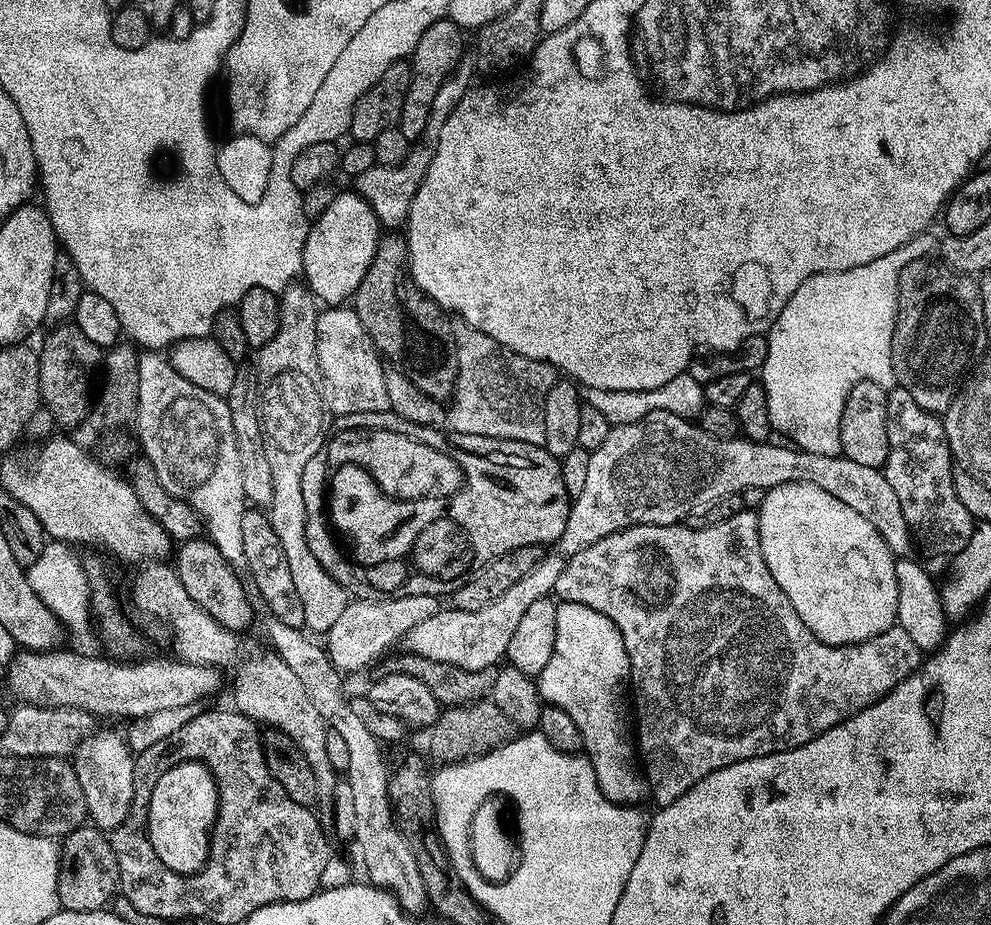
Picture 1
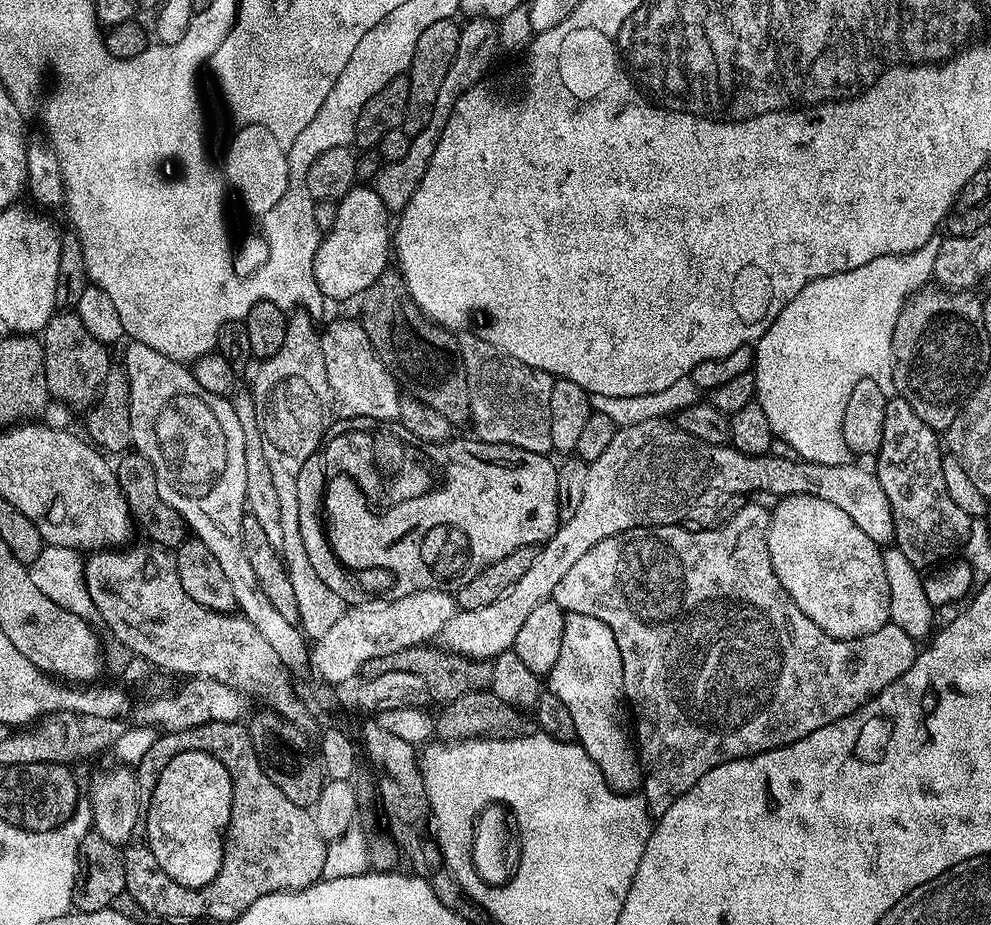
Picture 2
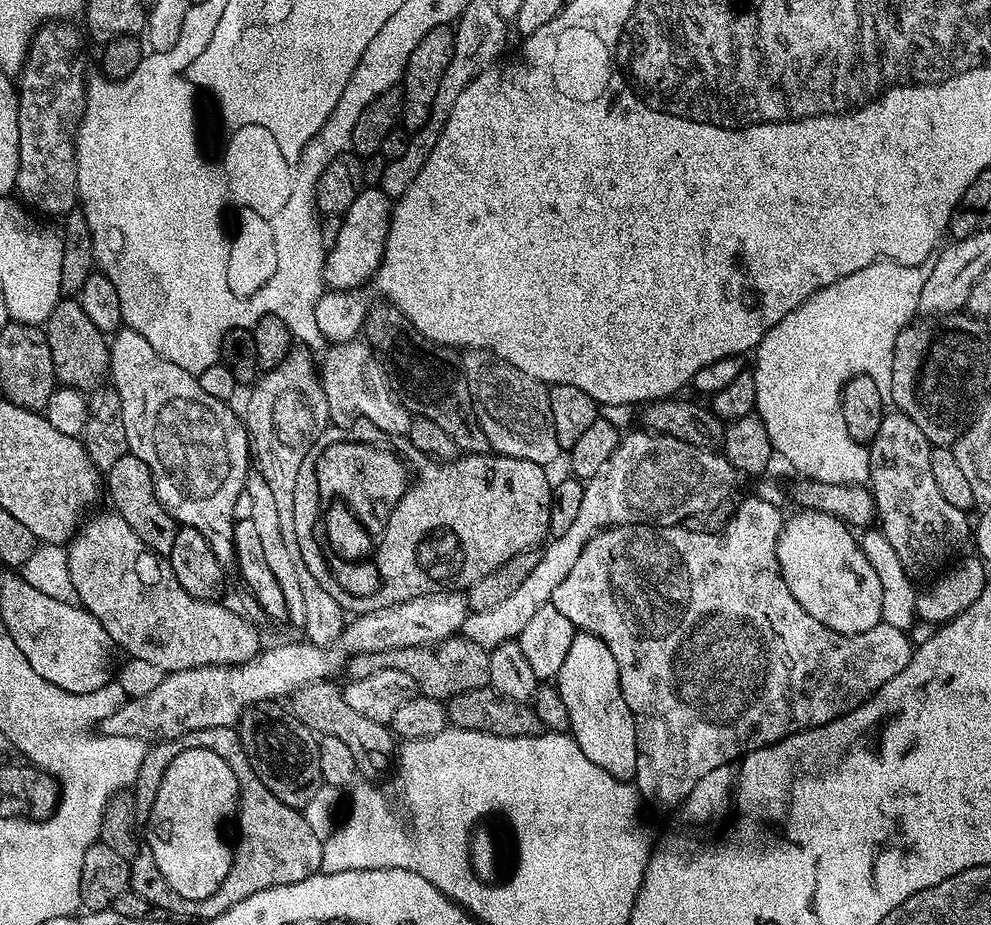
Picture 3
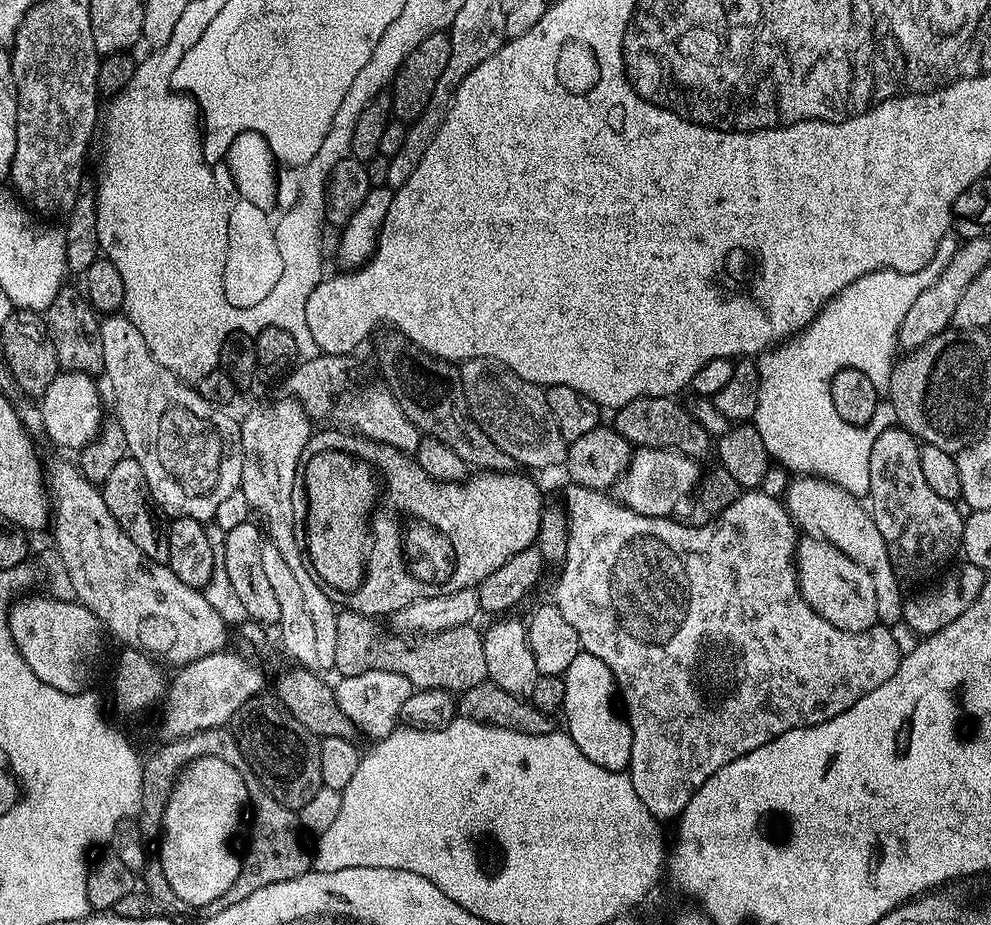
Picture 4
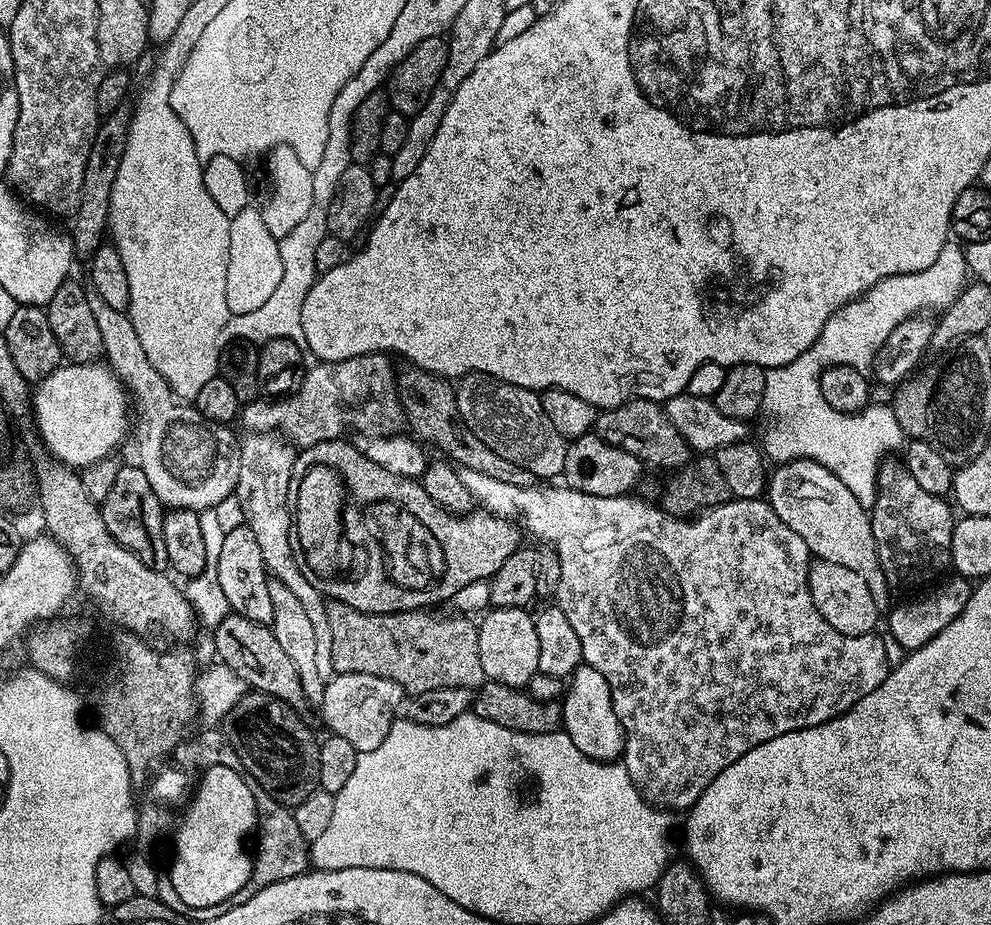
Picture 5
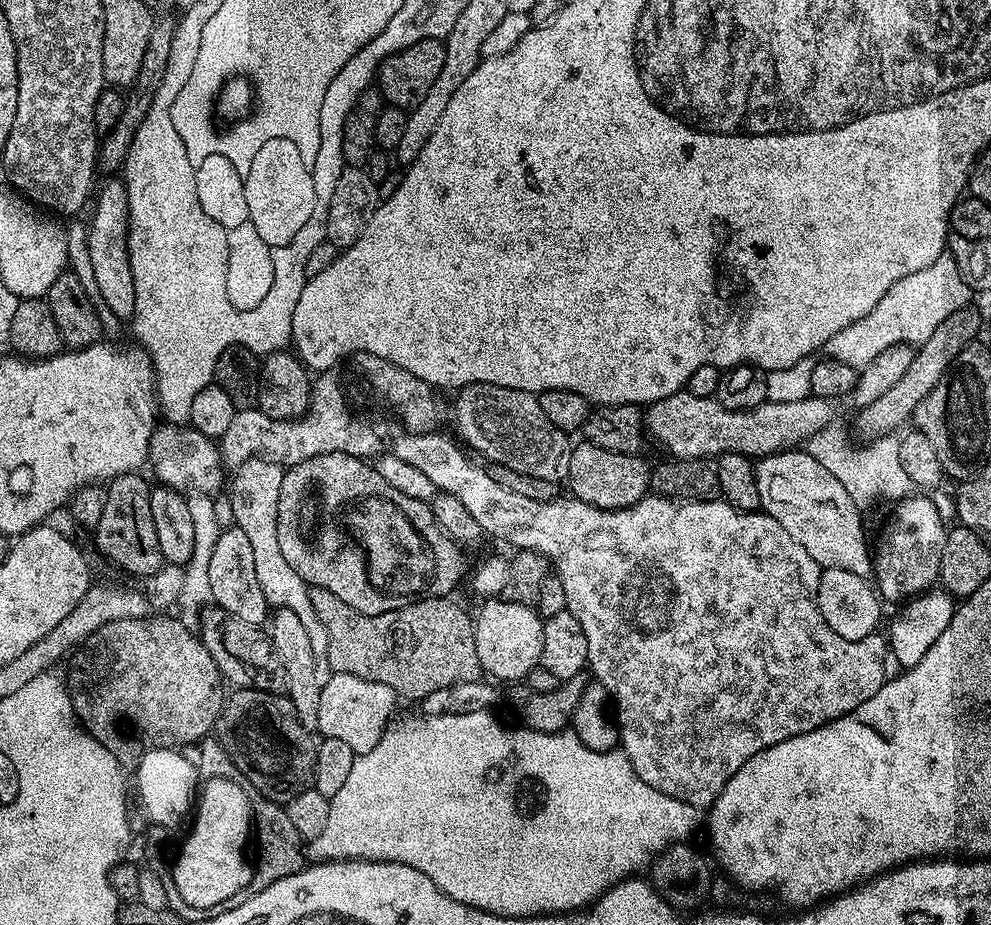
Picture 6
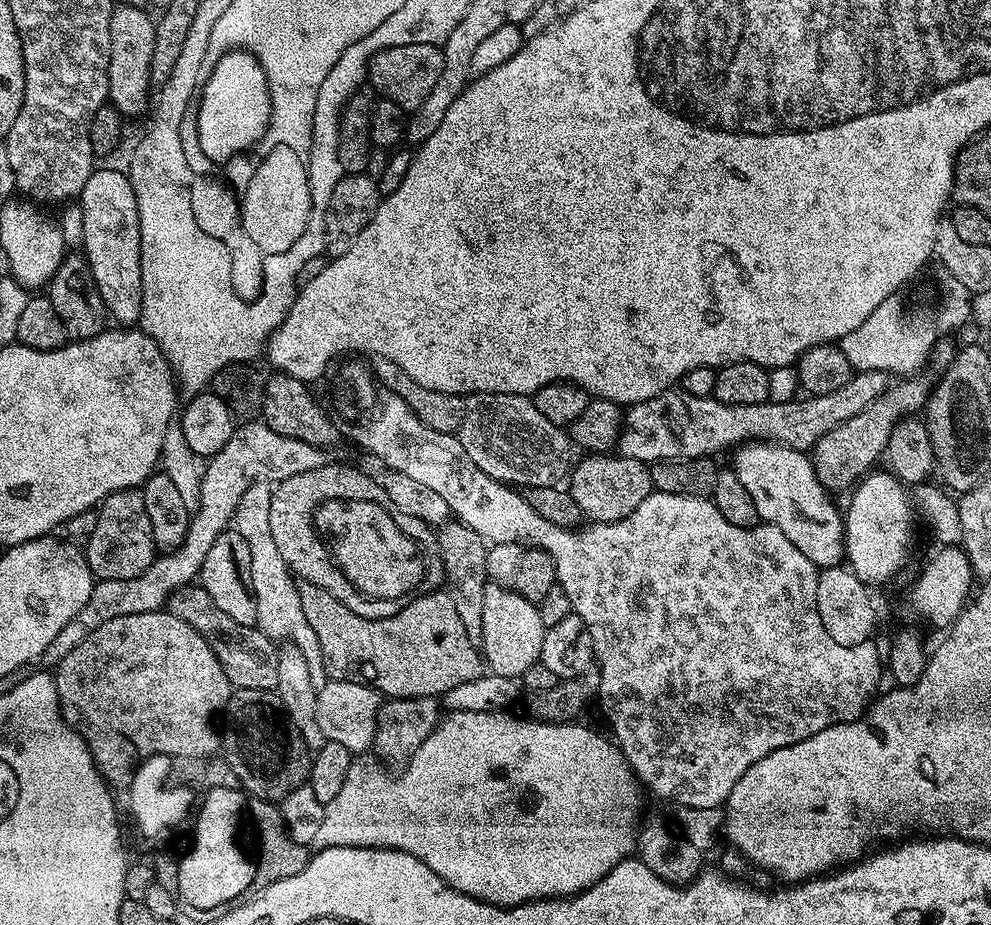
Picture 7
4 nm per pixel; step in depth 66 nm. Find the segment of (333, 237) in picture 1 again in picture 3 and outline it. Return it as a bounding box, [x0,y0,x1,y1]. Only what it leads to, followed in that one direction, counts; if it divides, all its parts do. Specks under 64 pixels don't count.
[324,186,393,292]

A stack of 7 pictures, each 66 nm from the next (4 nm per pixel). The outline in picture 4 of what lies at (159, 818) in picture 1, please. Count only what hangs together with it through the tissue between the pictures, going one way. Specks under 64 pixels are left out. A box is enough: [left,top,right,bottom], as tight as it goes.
[158,756,248,908]

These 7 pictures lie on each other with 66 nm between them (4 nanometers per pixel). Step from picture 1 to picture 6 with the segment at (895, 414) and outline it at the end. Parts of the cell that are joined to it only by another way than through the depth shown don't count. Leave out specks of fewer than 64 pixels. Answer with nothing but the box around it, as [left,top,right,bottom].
[874,494,948,605]

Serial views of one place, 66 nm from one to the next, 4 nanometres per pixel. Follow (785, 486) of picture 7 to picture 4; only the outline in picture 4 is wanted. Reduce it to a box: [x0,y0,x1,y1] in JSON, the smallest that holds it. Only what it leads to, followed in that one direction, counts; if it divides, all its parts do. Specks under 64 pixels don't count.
[782,475,902,626]

